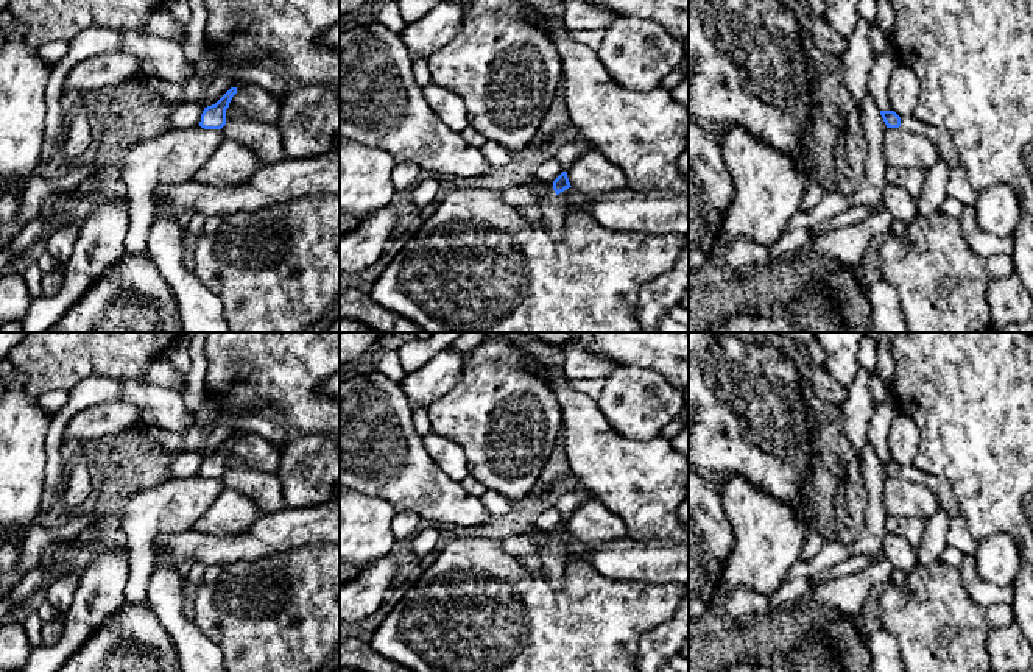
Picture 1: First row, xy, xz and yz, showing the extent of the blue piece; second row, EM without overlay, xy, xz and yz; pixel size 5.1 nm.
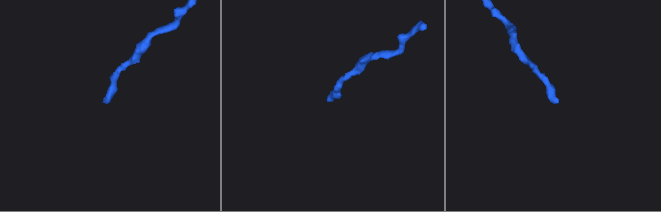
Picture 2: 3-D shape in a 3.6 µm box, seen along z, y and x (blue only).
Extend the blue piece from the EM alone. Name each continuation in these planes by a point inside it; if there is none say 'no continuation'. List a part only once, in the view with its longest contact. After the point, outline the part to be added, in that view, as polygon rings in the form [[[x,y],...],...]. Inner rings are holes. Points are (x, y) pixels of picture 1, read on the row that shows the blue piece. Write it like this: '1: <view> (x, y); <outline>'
1: yz (958, 187); [[[913,115],[901,117],[901,128],[925,136],[935,143],[940,157],[947,162],[950,170],[947,196],[958,200],[963,206],[974,207],[978,192],[971,187],[969,179],[958,162],[958,154],[949,133],[943,128],[925,125]]]

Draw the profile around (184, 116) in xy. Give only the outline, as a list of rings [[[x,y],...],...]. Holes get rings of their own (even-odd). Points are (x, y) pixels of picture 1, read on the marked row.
[[[184,103],[175,108],[170,115],[171,129],[199,126],[204,106],[201,103]]]

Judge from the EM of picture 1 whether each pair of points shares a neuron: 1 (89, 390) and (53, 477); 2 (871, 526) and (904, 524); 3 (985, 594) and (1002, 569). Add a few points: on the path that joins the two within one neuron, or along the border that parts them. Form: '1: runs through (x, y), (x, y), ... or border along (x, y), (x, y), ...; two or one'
1: runs through (67, 412), (59, 420), (55, 432), (53, 456); one
2: border along (885, 515), (885, 529), (888, 532); two
3: border along (973, 557), (976, 571), (983, 579), (1011, 587); two

